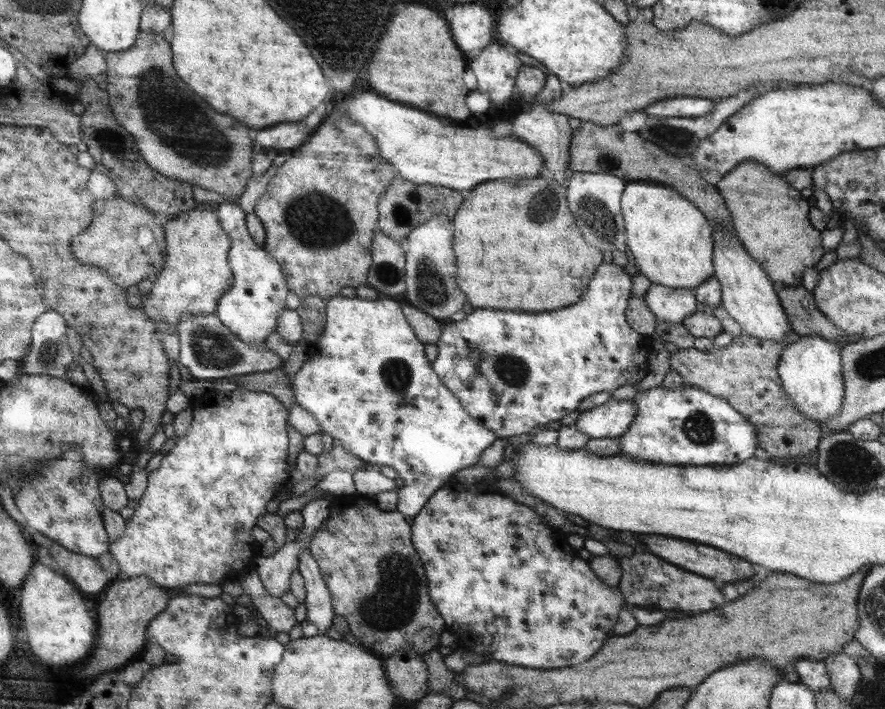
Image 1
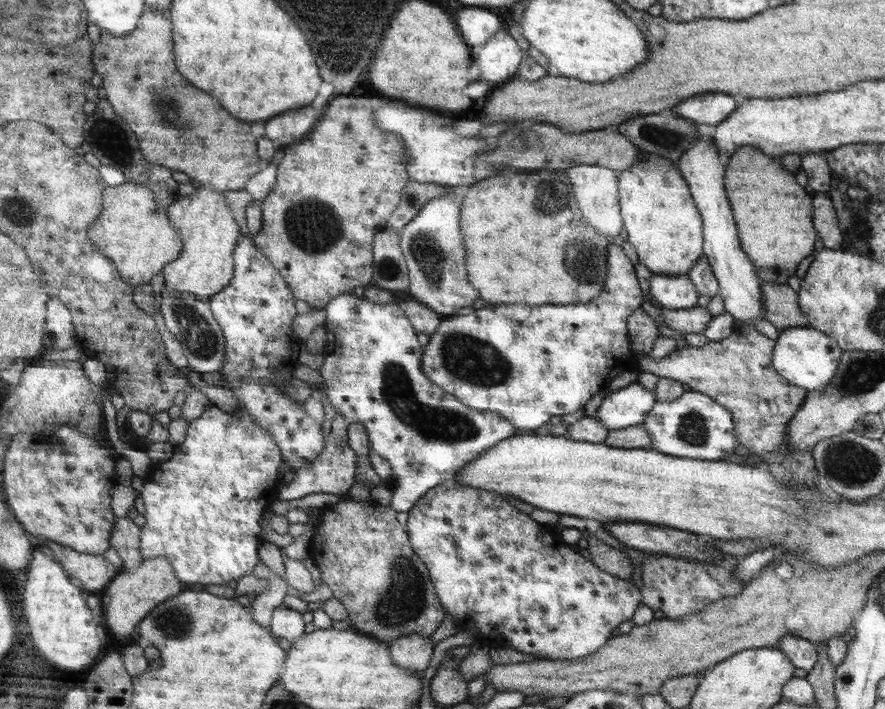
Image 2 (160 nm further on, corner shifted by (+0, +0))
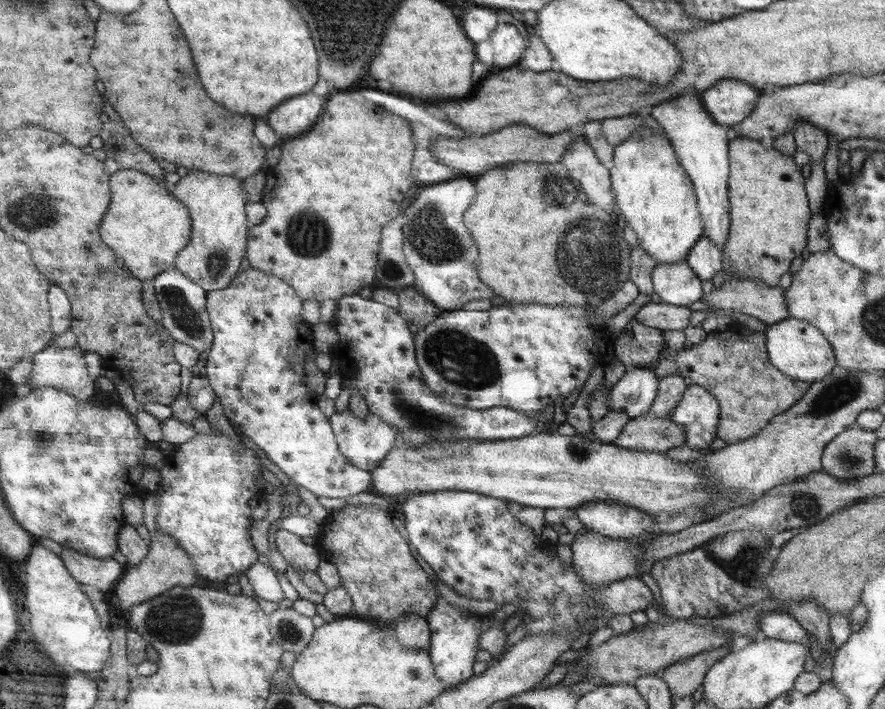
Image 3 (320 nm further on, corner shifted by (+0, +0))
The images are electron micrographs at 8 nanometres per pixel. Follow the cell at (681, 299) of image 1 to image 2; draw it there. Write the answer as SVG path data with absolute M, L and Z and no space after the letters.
M653 274L650 294L662 309L692 309L698 304L698 290L688 275Z

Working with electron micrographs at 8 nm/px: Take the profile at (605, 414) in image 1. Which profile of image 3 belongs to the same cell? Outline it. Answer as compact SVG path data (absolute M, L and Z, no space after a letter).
M646 367L634 368L611 388L609 410L628 414L631 419L650 413L658 393L660 379Z

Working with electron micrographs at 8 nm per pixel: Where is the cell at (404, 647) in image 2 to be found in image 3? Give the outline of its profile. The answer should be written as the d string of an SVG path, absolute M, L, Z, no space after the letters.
M410 613L406 618L402 617L393 627L401 645L407 649L429 648L431 630L427 621L420 617L419 614Z

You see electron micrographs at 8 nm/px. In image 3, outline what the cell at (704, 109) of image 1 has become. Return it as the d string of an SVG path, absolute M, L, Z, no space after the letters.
M722 79L704 90L701 99L716 122L730 127L750 116L760 95L761 92L750 83L738 79Z

